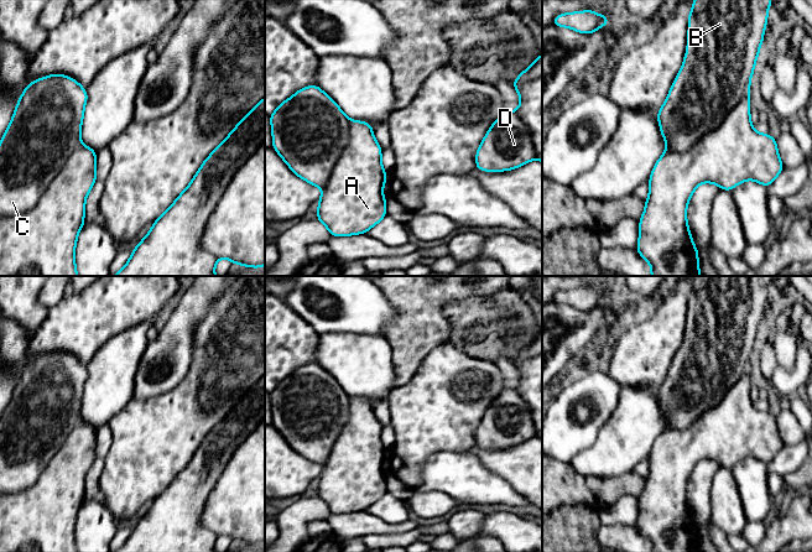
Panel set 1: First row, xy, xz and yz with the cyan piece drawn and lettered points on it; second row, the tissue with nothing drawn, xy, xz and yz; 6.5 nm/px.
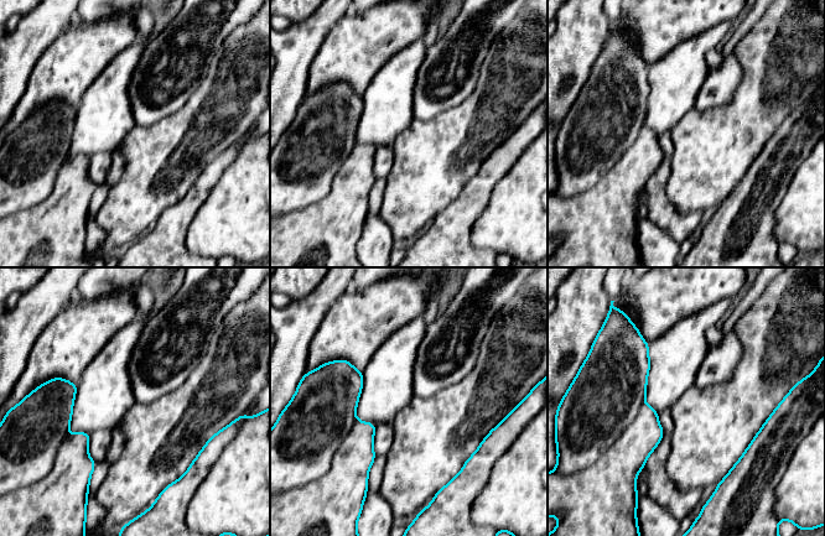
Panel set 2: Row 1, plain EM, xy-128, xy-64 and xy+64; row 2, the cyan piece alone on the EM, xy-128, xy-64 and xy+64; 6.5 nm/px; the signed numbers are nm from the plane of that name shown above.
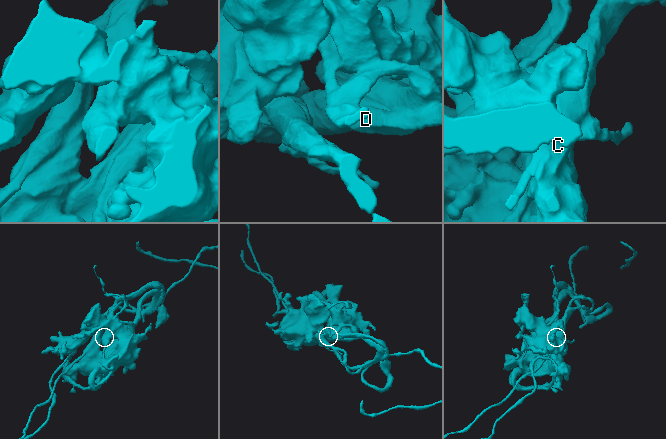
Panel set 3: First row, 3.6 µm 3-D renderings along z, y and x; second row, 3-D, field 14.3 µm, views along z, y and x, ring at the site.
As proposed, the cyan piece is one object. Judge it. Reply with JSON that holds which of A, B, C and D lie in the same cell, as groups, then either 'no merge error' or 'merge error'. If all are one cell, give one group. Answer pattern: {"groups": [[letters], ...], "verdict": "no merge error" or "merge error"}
{"groups": [["A", "B", "C", "D"]], "verdict": "no merge error"}

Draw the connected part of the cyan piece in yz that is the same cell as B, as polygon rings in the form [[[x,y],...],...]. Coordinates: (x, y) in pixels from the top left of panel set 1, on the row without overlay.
[[[696,276],[692,281],[683,343],[657,389],[666,427],[650,452],[649,475],[639,496],[636,527],[651,542],[651,552],[701,552],[698,527],[686,494],[688,479],[701,460],[714,460],[722,468],[732,468],[739,460],[753,457],[767,465],[784,447],[776,417],[770,411],[756,410],[750,399],[750,356],[764,317],[770,283],[771,276]]]

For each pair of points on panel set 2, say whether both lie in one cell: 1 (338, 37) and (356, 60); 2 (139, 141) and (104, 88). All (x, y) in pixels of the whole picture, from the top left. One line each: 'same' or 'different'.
1: same
2: different

